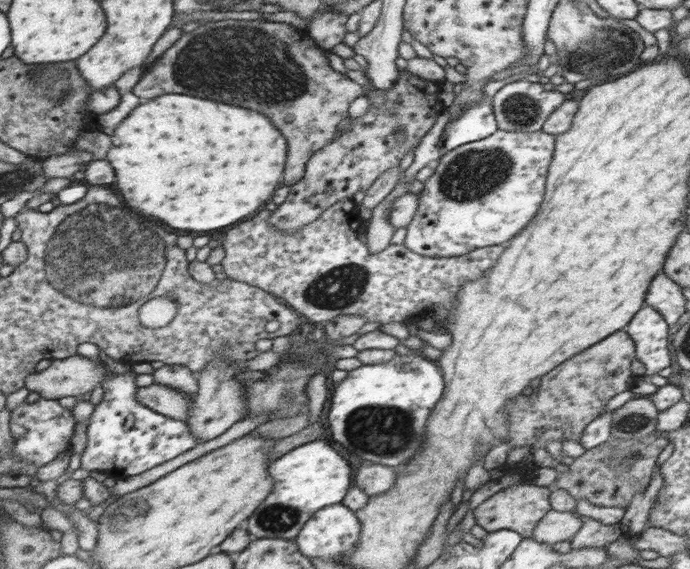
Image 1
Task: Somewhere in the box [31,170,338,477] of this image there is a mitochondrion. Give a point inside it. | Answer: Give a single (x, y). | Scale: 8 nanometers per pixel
(98, 255)

